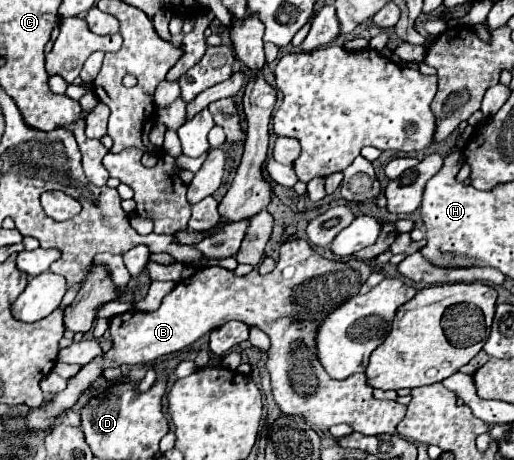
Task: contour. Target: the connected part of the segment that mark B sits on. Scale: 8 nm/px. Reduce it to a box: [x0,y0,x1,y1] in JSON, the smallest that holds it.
[25,239,405,435]

